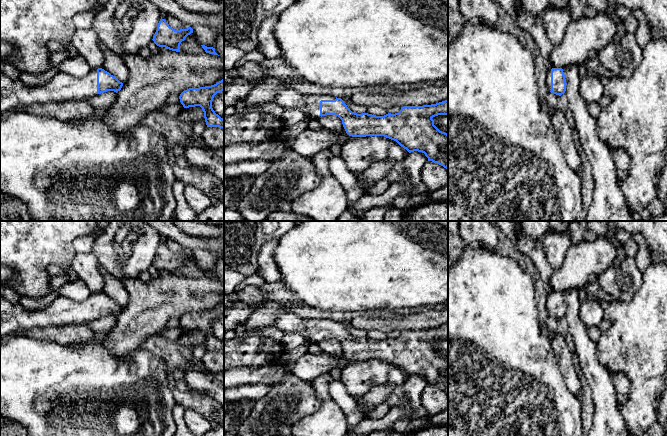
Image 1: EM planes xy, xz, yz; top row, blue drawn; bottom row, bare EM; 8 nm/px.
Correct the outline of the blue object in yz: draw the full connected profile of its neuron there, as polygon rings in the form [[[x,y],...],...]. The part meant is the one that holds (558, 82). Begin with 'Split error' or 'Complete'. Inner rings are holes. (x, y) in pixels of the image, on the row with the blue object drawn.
Split error. [[[562,68],[548,70],[546,83],[549,92],[561,96],[566,91],[566,79]]]

